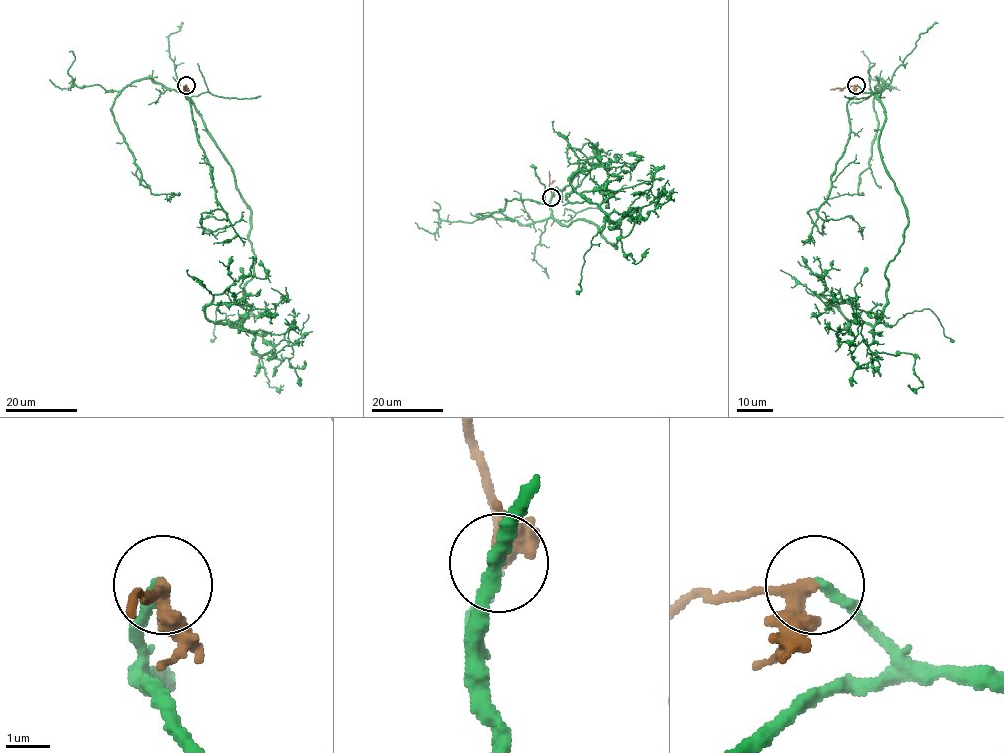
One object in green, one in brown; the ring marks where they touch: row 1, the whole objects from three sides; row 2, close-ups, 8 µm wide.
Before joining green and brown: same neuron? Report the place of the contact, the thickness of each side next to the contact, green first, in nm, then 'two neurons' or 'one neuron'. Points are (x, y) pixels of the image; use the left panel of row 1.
(186, 85) | 260/280 nm | two neurons

